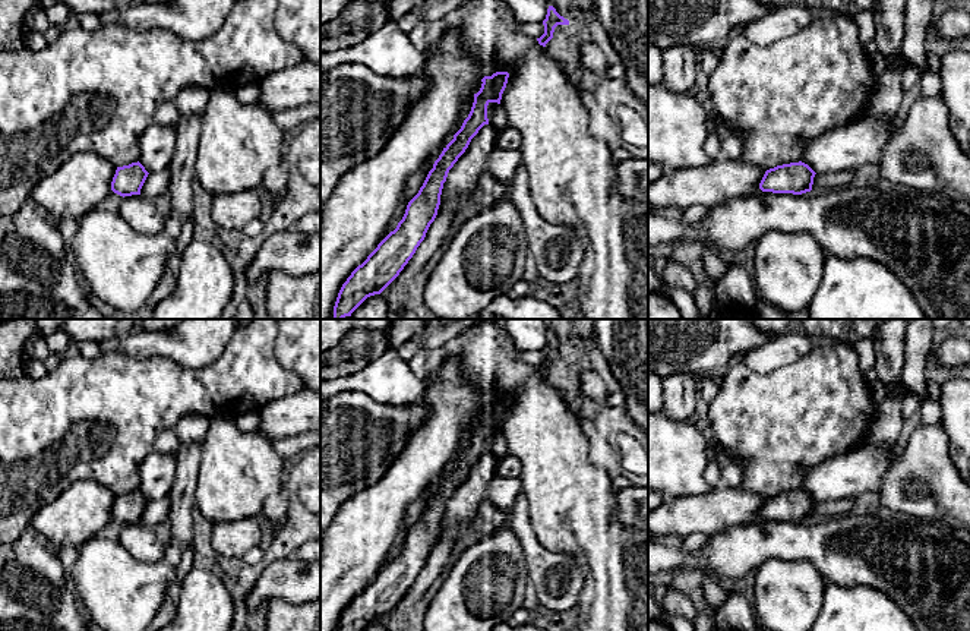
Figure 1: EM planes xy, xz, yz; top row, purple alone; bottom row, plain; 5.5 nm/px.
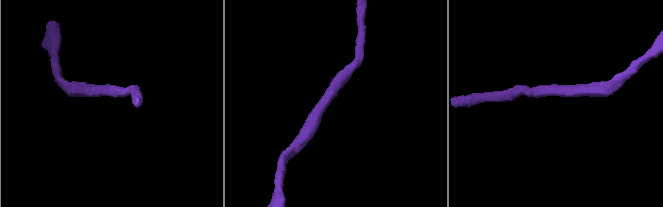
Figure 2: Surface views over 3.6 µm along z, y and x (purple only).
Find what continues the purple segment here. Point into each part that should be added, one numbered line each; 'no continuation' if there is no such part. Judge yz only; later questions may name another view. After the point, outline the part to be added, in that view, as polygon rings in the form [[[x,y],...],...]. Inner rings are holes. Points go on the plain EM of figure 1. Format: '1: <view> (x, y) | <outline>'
no continuation

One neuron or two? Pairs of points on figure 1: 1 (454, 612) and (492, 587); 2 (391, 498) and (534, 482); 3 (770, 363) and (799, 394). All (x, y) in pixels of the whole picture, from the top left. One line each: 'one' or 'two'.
1: one
2: two
3: two

